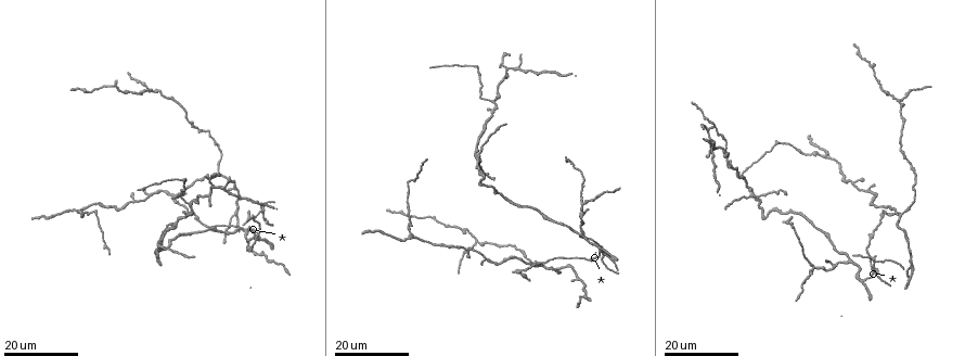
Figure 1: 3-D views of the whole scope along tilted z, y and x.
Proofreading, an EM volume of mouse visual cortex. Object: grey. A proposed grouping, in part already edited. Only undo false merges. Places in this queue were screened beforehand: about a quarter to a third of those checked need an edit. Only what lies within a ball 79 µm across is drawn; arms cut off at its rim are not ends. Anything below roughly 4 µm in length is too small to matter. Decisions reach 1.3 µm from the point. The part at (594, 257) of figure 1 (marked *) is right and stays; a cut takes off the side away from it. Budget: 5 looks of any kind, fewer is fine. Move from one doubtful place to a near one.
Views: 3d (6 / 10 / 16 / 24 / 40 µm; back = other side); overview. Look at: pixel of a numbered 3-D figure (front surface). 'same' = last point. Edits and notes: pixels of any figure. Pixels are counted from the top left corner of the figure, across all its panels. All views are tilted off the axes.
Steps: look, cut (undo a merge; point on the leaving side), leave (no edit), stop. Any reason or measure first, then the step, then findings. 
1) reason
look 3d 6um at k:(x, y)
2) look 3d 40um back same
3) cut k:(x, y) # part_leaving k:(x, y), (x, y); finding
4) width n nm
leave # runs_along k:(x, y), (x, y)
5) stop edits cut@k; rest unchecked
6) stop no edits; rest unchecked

arms part here
look 3d 24um at 1:(261, 214)

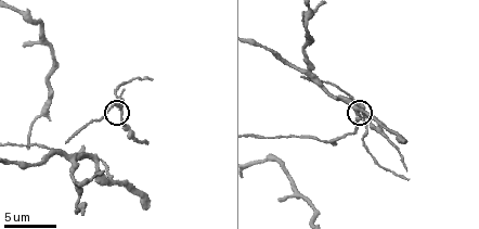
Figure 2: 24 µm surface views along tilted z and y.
look 3d 10um at 2:(121, 107)

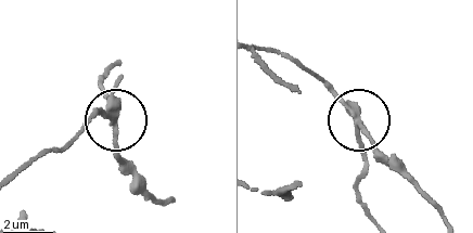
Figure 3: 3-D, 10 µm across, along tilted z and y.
arms 3
cut 3:(97, 109) # part_leaving 3:(355, 115), (362, 173), (355, 198), (370, 220); a second cell is stuck on

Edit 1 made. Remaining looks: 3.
look overview

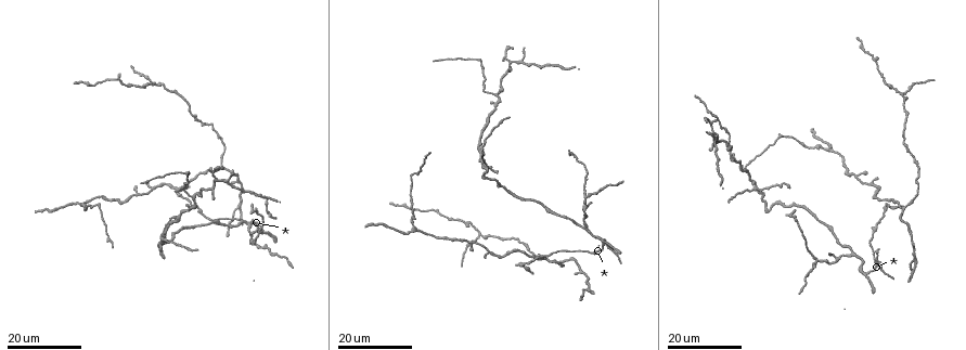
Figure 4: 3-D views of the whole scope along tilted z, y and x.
three-way junction
look 3d 24um at 4:(905, 205)

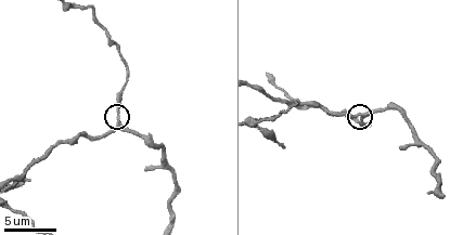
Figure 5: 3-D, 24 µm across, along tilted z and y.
closer look
look 3d 10um at 5:(121, 121)

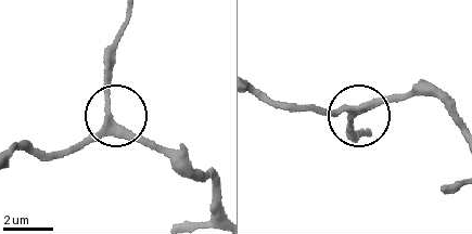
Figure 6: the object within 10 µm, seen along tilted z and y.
width 230 nm
leave # continuous, no second cell

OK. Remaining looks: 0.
stop edits cut@3; rest unchecked

